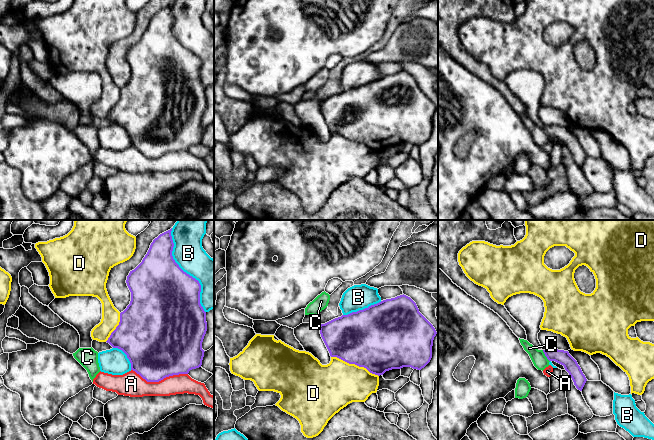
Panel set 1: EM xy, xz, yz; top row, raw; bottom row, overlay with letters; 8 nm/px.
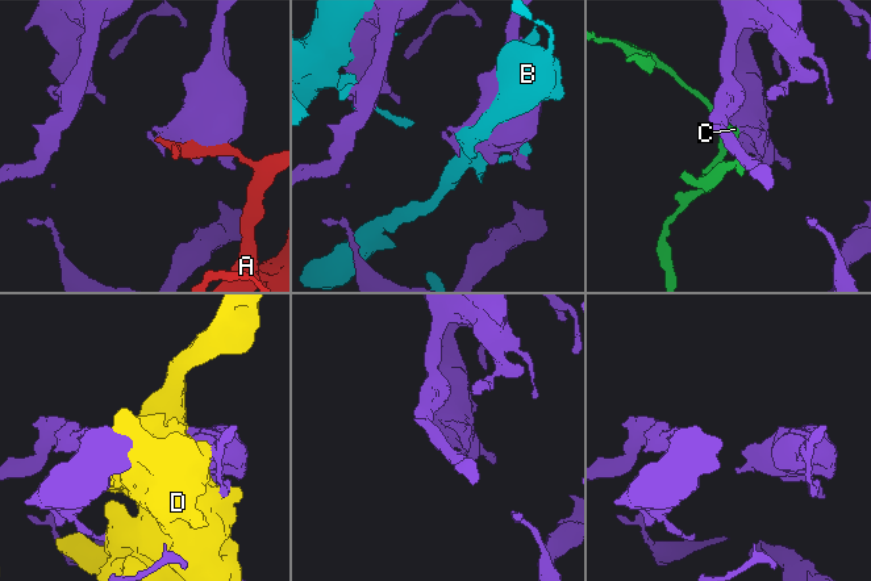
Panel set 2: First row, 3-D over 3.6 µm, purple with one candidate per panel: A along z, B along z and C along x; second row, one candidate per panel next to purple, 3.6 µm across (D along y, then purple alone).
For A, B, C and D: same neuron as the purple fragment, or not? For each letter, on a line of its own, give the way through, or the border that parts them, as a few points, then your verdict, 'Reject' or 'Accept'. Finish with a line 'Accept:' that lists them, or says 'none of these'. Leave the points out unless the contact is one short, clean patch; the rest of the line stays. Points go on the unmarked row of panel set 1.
A: Reject
B: Reject
C: Boundary: yz (542, 126), (549, 137). Reject
D: Reject
Accept: none of these

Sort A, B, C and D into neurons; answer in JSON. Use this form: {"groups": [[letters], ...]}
{"groups": [["A"], ["B"], ["C"], ["D"]]}

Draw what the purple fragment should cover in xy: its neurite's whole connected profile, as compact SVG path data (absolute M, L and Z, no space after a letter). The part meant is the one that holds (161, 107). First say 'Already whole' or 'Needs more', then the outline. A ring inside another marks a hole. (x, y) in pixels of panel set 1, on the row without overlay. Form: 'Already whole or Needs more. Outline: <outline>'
Already whole. Outline: M172 4L153 16L142 38L127 52L131 77L120 89L119 101L106 117L113 124L122 126L131 139L131 146L147 158L159 158L169 152L188 150L190 146L201 143L205 128L202 118L207 107L207 98L206 88L200 80L201 61L173 35L171 7Z

